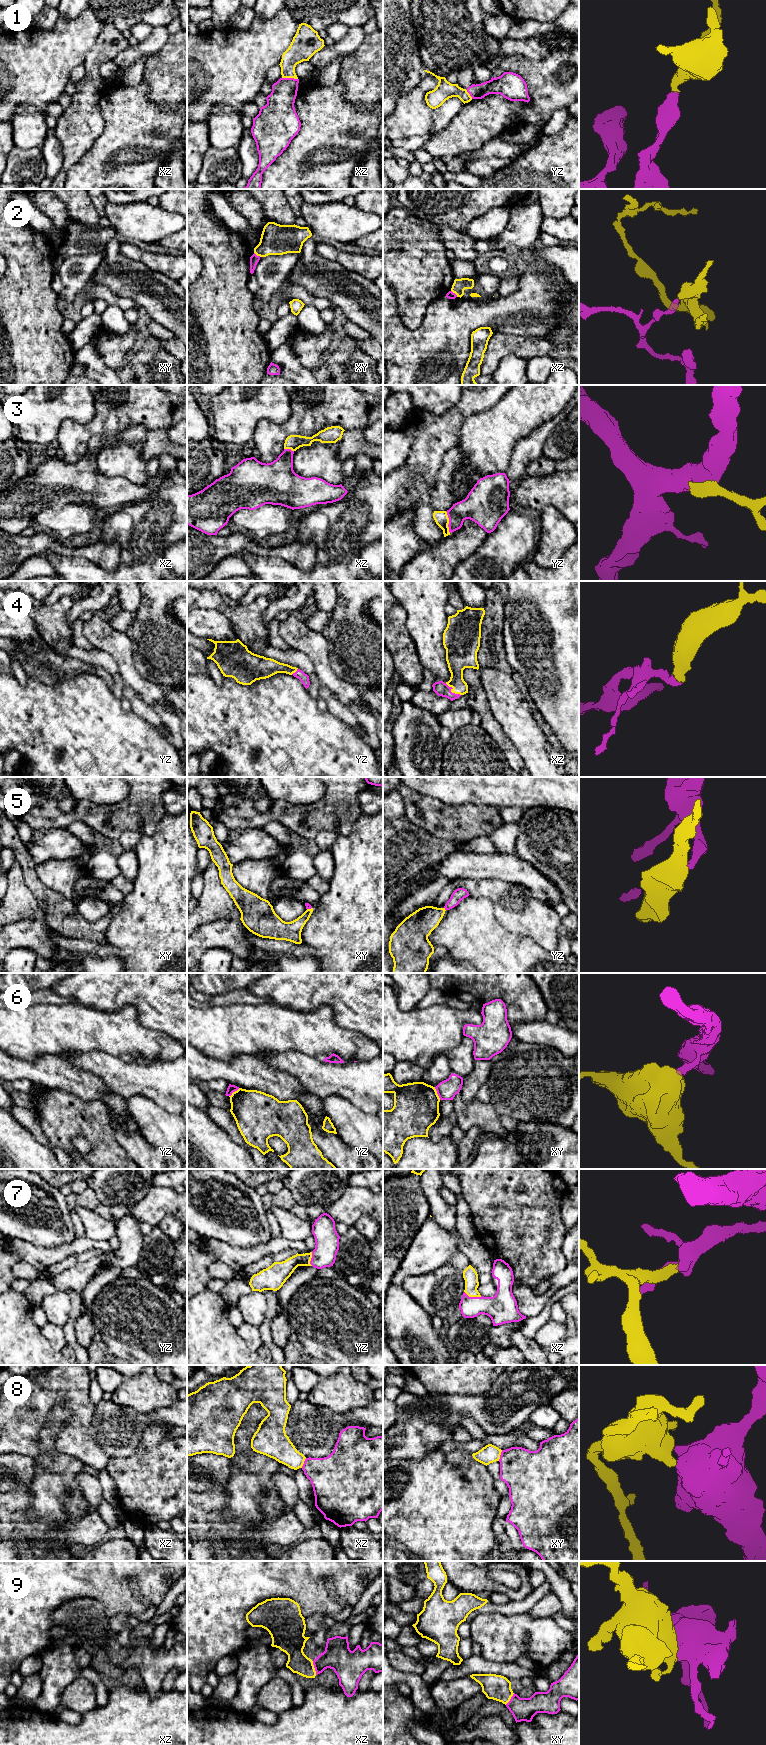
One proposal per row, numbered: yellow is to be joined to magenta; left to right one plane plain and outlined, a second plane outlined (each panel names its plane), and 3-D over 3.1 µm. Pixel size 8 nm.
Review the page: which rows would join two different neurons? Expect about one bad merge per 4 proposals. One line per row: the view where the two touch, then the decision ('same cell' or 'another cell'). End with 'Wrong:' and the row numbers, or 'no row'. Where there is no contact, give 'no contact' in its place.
1: contact in xz; same cell
2: contact in xz; another cell
3: contact in yz; same cell
4: contact in xz; same cell
5: contact in yz; another cell
6: contact in xy; another cell
7: contact in xz; same cell
8: contact in xy; another cell
9: contact in xz; same cell
Wrong: 2, 5, 6, 8

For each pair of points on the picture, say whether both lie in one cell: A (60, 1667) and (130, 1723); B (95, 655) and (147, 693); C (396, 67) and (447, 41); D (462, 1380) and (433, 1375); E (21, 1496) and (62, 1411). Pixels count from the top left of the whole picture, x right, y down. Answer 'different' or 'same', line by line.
A: different
B: different
C: different
D: same
E: same

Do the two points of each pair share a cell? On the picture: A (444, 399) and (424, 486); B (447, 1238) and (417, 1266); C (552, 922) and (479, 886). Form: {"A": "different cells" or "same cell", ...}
{"A": "different cells", "B": "same cell", "C": "same cell"}

